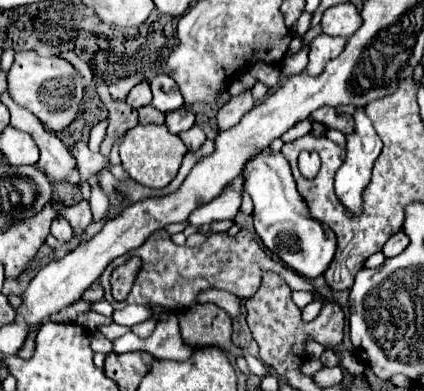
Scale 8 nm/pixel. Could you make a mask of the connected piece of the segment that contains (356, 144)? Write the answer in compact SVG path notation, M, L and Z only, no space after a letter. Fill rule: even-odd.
M359 108L353 116L355 116L355 132L351 136L347 136L347 156L345 156L343 166L335 174L335 194L351 216L359 216L363 212L361 210L363 208L363 190L369 186L371 168L373 168L373 162L377 160L377 156L381 154L383 142L377 136L371 120L365 116L363 108Z

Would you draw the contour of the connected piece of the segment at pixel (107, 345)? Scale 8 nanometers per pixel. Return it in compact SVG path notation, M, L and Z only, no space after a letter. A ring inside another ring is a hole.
M90 331L88 337L90 346L94 352L101 352L105 355L114 352L112 342L105 338L100 332Z

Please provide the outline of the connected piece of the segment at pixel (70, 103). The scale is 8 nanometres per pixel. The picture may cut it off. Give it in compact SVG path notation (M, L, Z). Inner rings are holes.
M15 52L15 62L7 74L7 90L17 104L27 108L33 116L39 118L39 122L47 130L53 130L53 132L63 132L75 120L83 100L83 82L75 72L75 68L59 56L39 56L35 52Z

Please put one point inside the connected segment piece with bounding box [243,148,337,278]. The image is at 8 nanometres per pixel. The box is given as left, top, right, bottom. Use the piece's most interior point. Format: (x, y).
(281, 218)

